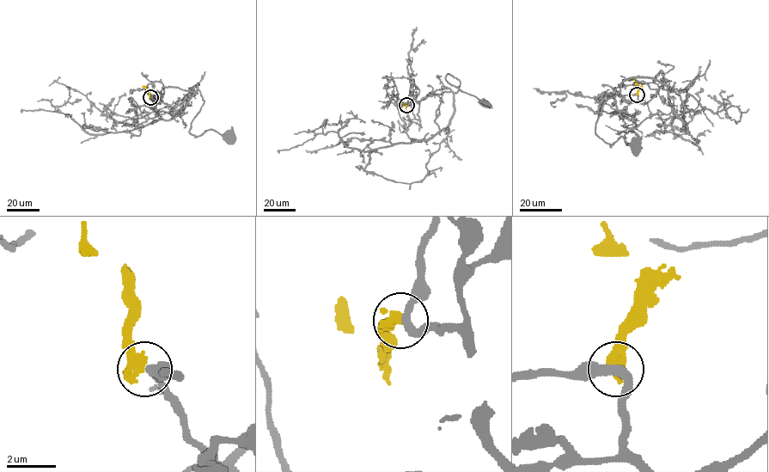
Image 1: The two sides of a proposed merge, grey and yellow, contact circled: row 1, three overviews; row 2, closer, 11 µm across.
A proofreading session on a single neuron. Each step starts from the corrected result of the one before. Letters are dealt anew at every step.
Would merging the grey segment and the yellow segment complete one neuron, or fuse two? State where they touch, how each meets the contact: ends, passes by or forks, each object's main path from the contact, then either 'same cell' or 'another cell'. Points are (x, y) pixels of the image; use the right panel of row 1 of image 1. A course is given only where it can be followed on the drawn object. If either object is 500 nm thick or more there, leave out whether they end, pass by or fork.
place (637, 95); course grey (637, 94), (646, 103), (656, 90), (624, 80), (595, 130), (611, 145), (620, 137), (635, 140); course yellow (637, 94), (639, 86), (632, 79); another cell

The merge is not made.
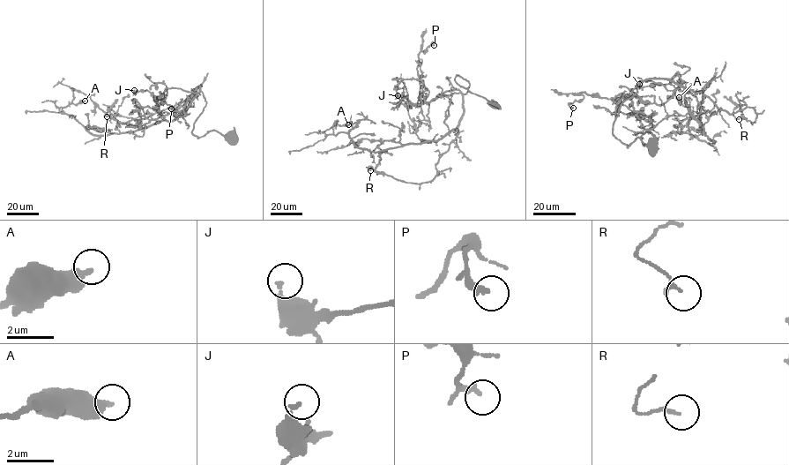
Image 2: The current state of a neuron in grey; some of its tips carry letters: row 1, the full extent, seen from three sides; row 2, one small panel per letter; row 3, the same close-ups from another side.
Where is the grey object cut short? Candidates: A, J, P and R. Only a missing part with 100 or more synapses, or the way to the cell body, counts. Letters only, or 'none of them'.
none of them

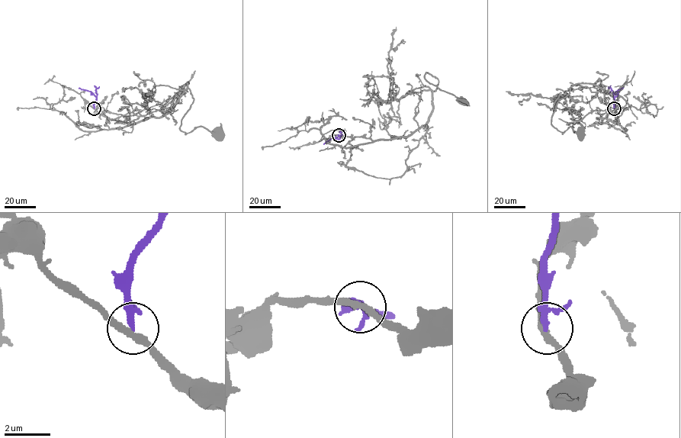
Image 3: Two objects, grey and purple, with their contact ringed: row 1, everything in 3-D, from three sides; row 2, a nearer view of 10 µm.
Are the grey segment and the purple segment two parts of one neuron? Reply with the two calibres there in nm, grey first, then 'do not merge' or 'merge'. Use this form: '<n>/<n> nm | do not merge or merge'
280/200 nm | do not merge

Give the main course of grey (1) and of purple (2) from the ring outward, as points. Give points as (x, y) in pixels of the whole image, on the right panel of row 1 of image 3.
1: (614, 108), (619, 123), (603, 90), (575, 84), (556, 104), (551, 123), (563, 133), (570, 127), (580, 130)
2: (614, 108), (617, 91), (623, 88)

